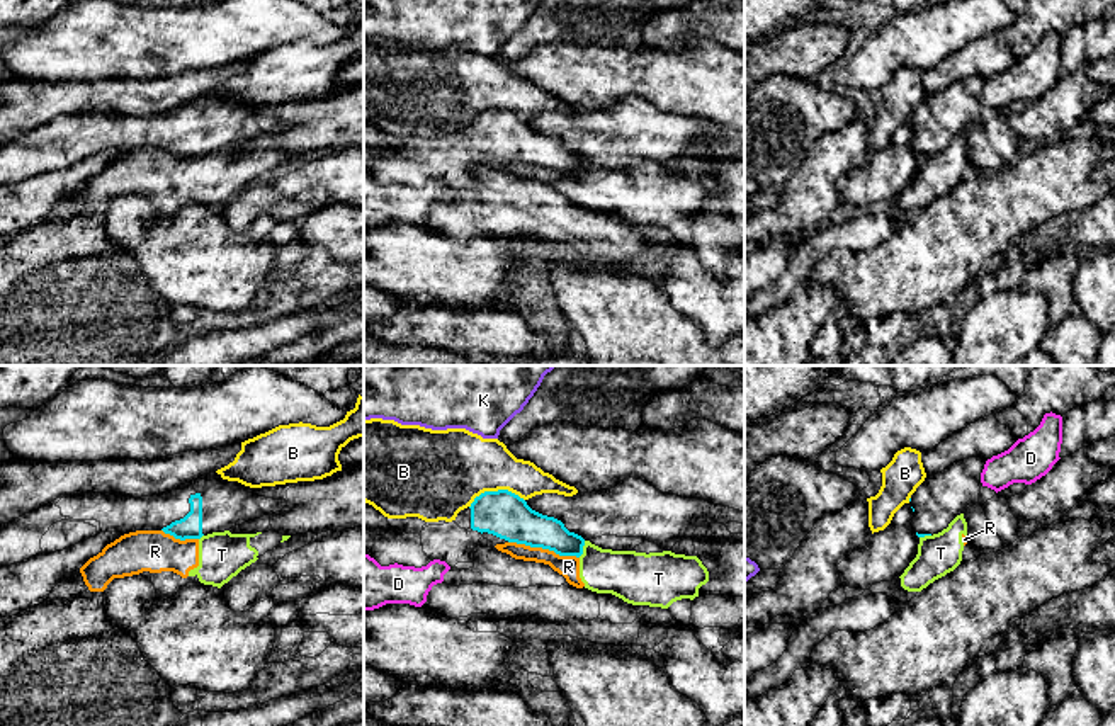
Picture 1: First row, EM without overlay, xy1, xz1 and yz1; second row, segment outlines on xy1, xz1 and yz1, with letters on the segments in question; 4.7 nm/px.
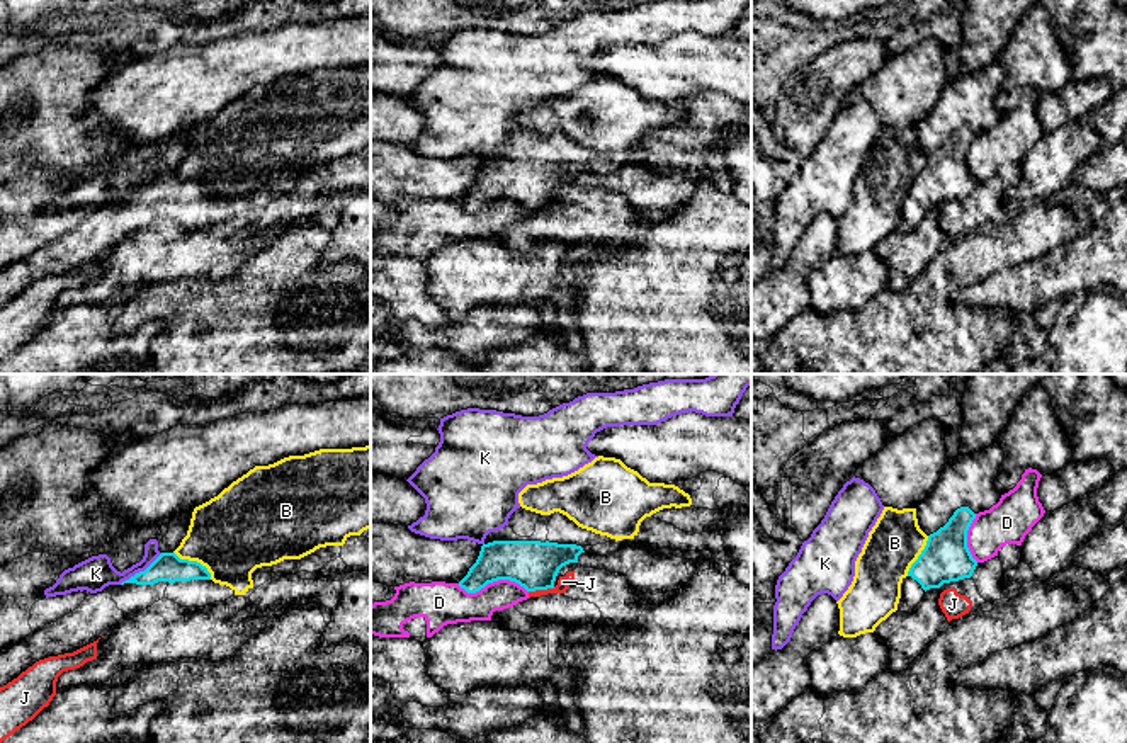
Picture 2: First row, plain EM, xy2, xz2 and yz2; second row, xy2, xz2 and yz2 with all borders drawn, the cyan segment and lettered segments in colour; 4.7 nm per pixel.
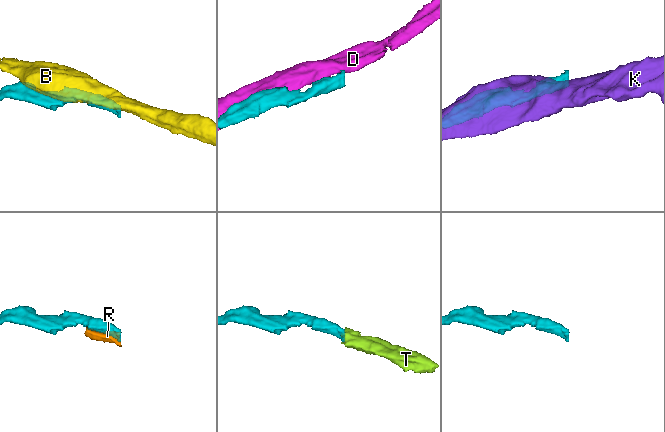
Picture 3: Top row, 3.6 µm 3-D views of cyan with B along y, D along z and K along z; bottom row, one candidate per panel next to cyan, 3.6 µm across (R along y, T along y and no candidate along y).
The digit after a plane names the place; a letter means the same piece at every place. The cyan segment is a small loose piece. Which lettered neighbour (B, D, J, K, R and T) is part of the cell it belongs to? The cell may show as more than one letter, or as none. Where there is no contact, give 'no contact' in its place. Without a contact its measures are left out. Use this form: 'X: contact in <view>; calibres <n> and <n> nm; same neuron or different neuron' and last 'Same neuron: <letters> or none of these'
B: contact in xz1; calibres 220 and 380 nm; different neuron
D: contact in xz2; calibres 240 and 190 nm; different neuron
J: contact in xz2; calibres 240 and 60 nm; different neuron
K: contact in xy2; calibres 140 and 160 nm; different neuron
R: contact in xz1; calibres 220 and 100 nm; different neuron
T: contact in xz1; calibres 160 and 220 nm; different neuron
Same neuron: none of these

